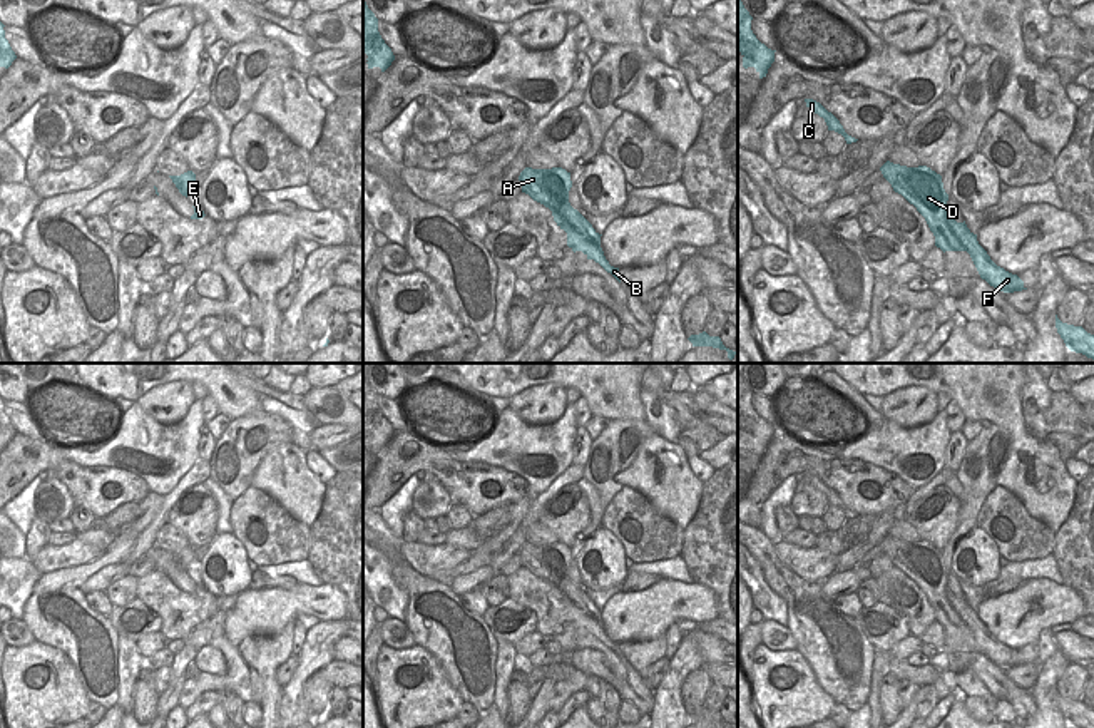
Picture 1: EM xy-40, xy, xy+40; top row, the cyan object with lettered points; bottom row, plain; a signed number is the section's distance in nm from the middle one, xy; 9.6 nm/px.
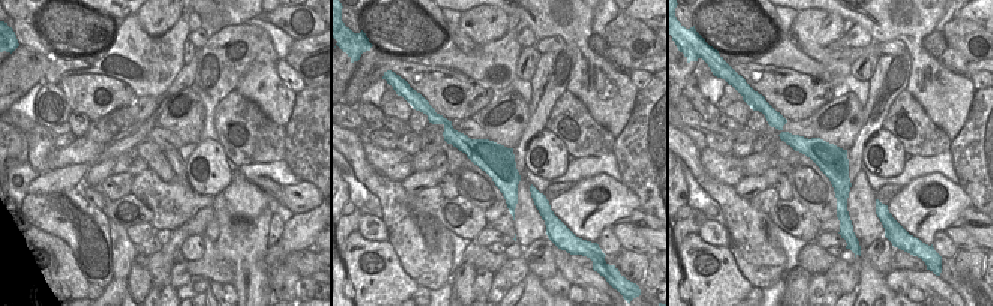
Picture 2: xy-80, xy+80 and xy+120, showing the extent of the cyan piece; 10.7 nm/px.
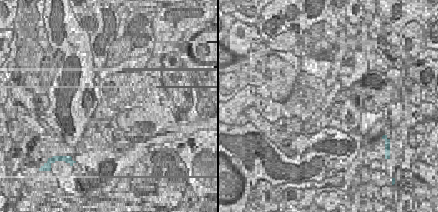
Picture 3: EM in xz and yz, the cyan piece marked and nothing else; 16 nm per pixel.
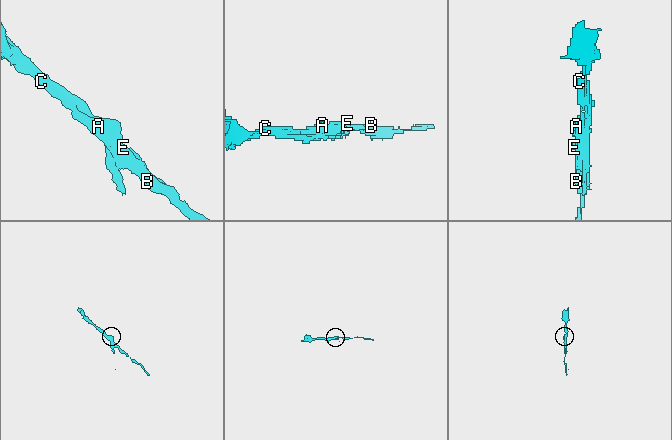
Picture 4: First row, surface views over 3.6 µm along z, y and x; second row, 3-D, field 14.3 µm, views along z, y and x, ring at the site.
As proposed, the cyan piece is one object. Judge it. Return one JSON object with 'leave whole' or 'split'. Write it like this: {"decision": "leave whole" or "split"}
{"decision": "split"}

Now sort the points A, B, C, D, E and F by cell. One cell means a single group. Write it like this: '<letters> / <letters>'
A C D / B E F

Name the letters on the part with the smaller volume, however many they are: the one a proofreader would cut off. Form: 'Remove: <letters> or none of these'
Remove: B, E, F

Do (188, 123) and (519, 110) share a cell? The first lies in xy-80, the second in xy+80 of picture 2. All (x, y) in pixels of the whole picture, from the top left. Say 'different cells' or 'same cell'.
same cell

